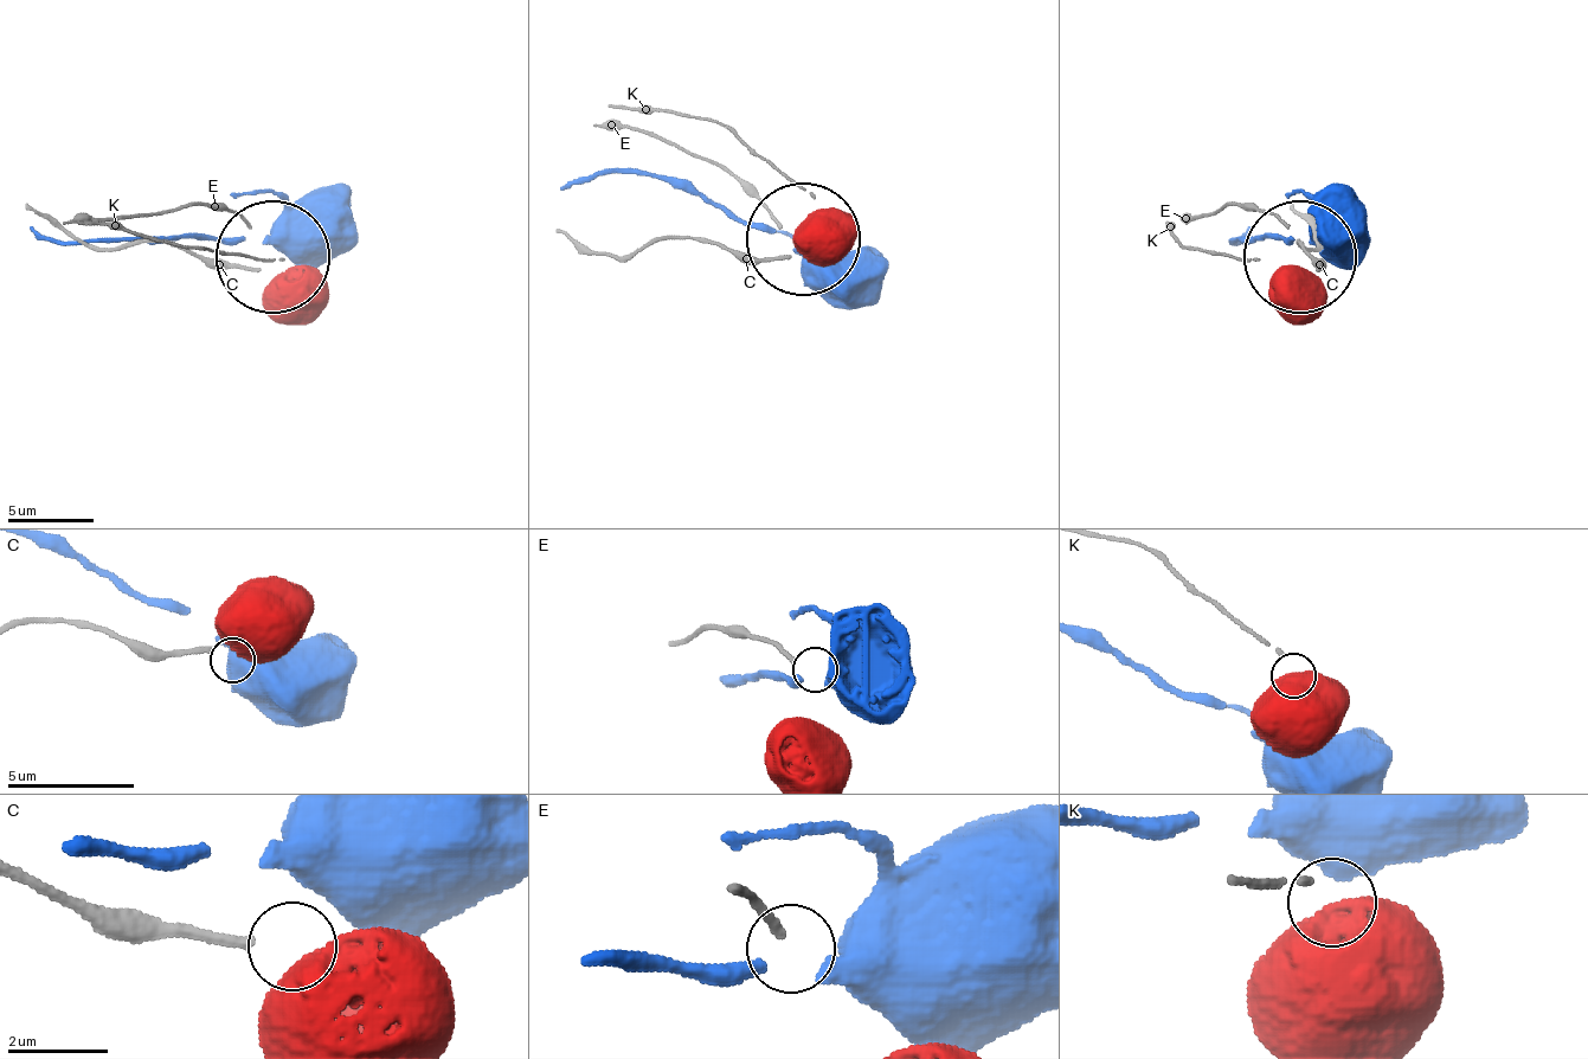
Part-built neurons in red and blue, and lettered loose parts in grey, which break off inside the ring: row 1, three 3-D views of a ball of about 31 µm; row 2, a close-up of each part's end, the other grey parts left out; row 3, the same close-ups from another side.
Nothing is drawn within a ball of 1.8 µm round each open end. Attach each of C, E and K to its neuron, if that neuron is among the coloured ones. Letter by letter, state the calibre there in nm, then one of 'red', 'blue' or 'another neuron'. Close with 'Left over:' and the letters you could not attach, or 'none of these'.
C: 200 nm | another neuron
E: 170 nm | another neuron
K: 120 nm | red
Left over: C, E

